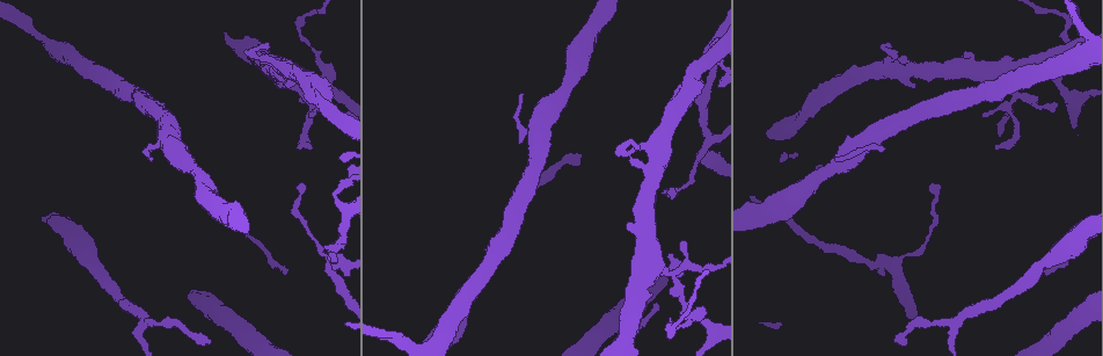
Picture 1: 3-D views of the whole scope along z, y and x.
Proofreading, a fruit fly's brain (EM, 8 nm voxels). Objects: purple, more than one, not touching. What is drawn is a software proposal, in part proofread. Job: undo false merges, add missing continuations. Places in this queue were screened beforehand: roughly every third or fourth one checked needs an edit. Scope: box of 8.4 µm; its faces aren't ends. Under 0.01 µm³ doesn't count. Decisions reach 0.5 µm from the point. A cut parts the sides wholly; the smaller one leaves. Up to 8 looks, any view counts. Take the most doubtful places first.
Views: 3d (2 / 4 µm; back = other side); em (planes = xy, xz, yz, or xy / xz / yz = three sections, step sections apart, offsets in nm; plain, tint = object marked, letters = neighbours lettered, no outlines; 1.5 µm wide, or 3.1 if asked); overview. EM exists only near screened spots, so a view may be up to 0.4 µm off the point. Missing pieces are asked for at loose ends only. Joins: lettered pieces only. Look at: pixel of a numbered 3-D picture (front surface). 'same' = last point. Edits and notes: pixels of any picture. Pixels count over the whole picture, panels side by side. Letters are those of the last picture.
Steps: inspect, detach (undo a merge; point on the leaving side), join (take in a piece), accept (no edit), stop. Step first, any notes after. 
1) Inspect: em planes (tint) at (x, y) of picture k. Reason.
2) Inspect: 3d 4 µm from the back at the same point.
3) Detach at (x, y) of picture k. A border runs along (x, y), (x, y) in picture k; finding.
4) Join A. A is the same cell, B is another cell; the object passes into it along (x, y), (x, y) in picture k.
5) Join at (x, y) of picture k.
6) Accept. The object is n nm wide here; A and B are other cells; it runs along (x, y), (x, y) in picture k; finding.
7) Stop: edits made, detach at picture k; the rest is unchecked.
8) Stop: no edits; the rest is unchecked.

Inspect: em 3.1 µm xz step 16 (tint) at (153, 158) of picture 1. Tapers out.

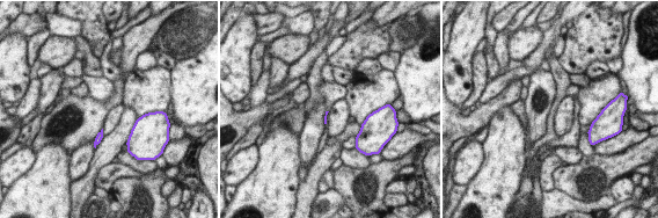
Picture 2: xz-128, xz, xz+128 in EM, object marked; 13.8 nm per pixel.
Inspect: em 3.1 µm planes (letters) at the same point.

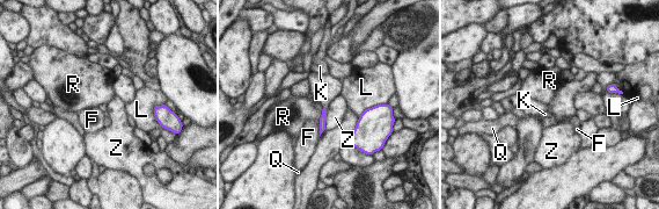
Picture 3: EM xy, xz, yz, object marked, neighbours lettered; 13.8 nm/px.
Accept. F, K, L, Q, R and Z are other cells; a border runs along (328, 107), (324, 130) in picture 3; none of them fits.

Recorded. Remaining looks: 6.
Inspect: 3d 4 µm at (259, 52) of picture 1. Branch stops here.

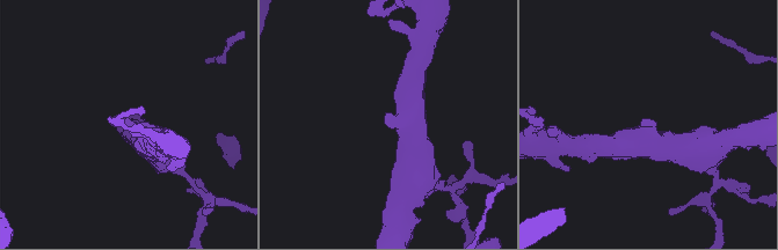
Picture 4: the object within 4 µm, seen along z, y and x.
Inspect: em planes (letters) at (645, 120) of picture 4.

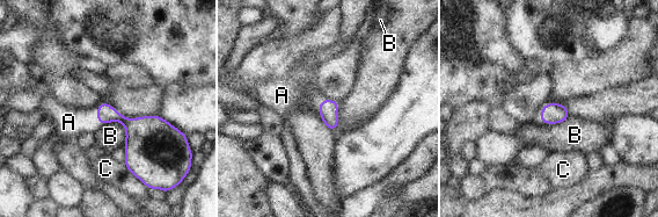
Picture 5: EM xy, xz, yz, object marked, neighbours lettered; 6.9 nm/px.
Join A. A is the same cell, B and C are other cells; the object passes into it along (105, 113), (97, 115), (68, 122) in picture 5; it goes on there.

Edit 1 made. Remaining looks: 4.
Inspect: overview.

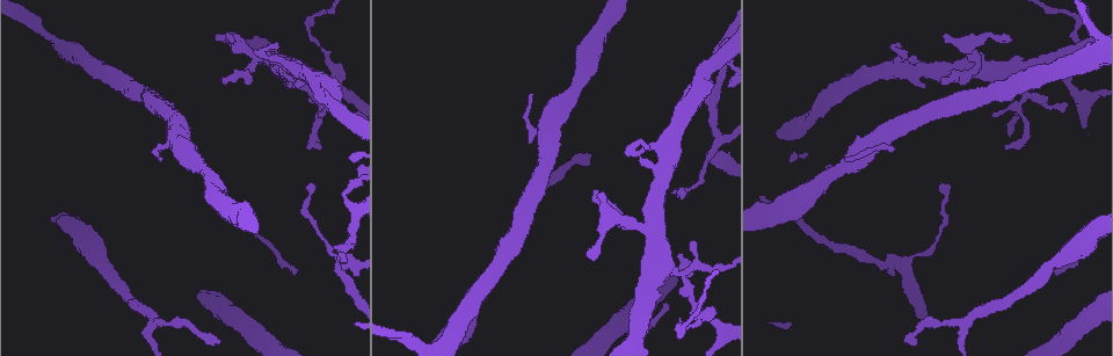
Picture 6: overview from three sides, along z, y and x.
Inspect: 3d 4 µm at (683, 187) of picture 6. Long arm stops here.

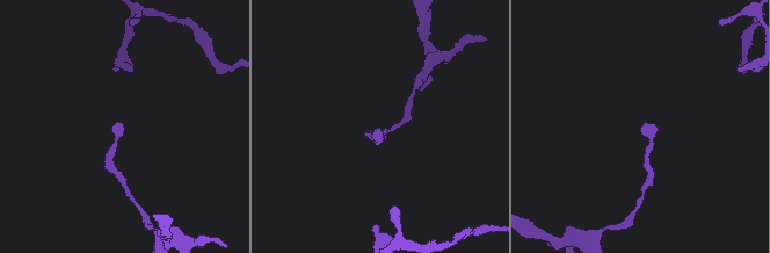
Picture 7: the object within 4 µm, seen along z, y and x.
Inspect: em xy step 4 (letters) at (116, 123) of picture 7. Shape alone is not enough.

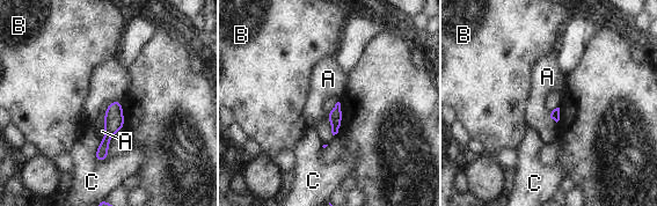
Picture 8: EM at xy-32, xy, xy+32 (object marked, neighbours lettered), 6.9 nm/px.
Inspect: em planes (letters) at the same point.

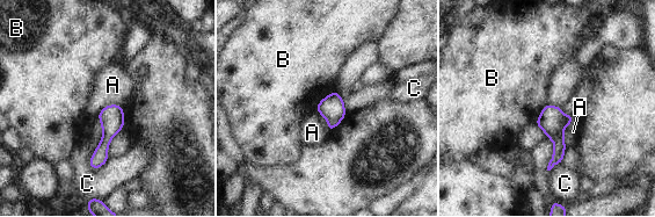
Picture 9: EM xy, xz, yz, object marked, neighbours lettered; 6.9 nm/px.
Accept. A, B and C are other cells; it runs along (116, 107), (107, 139), (94, 166) in picture 9; no lettered piece goes on from it.

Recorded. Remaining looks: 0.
Stop: edits made, join at picture 5; the rest is unchecked.

